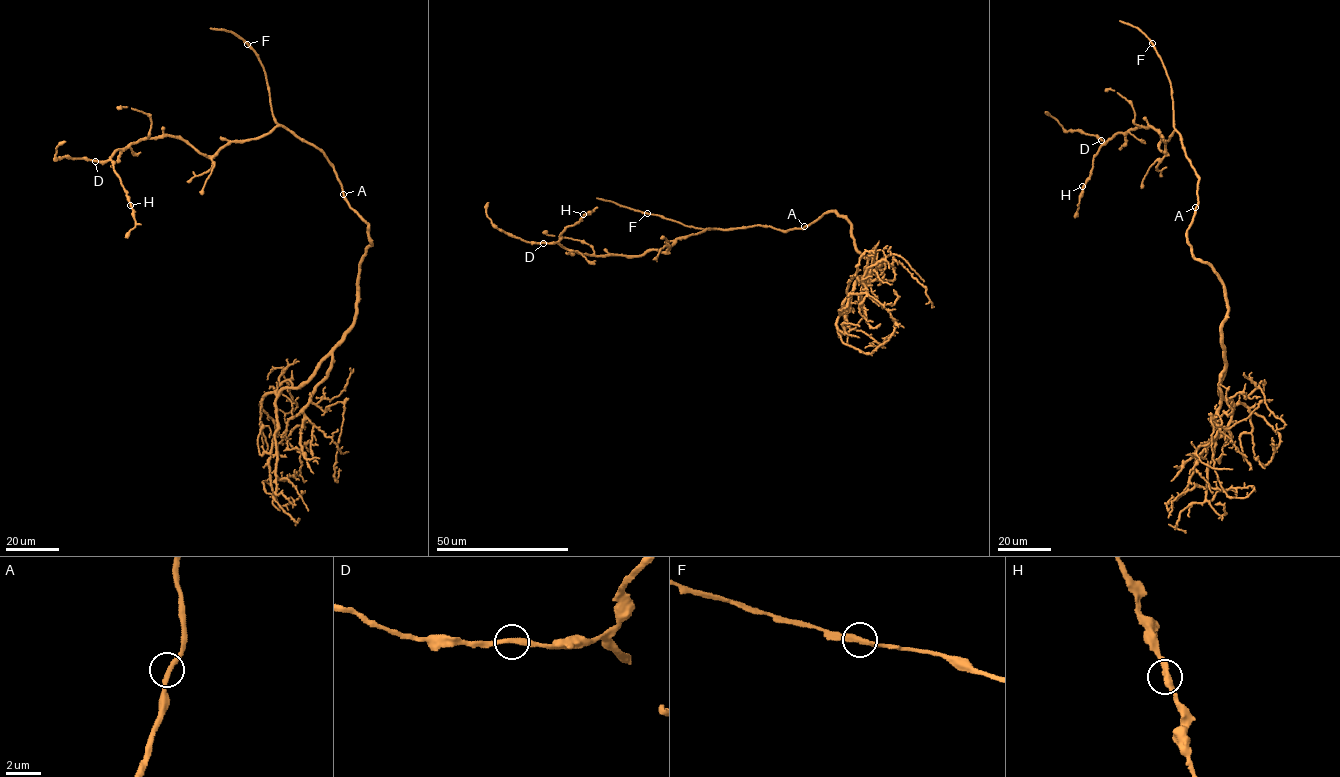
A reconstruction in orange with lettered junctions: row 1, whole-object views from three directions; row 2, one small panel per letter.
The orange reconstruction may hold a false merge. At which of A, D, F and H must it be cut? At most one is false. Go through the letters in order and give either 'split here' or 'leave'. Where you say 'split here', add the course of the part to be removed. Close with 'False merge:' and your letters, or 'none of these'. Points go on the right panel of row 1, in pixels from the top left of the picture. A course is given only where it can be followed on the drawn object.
A: leave
D: leave
F: split here; foreign part runs (1152, 43), (1136, 27), (1119, 21)
H: leave
False merge: F

